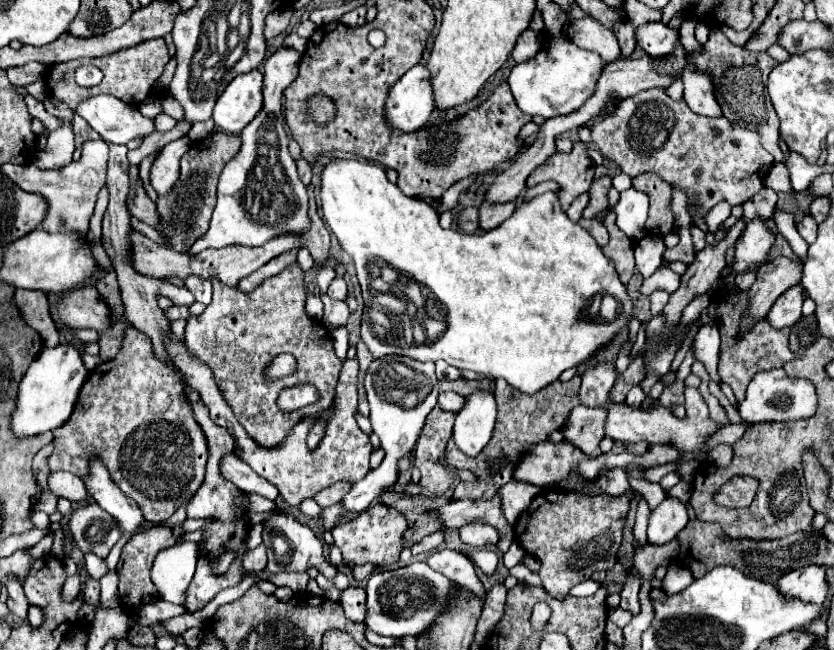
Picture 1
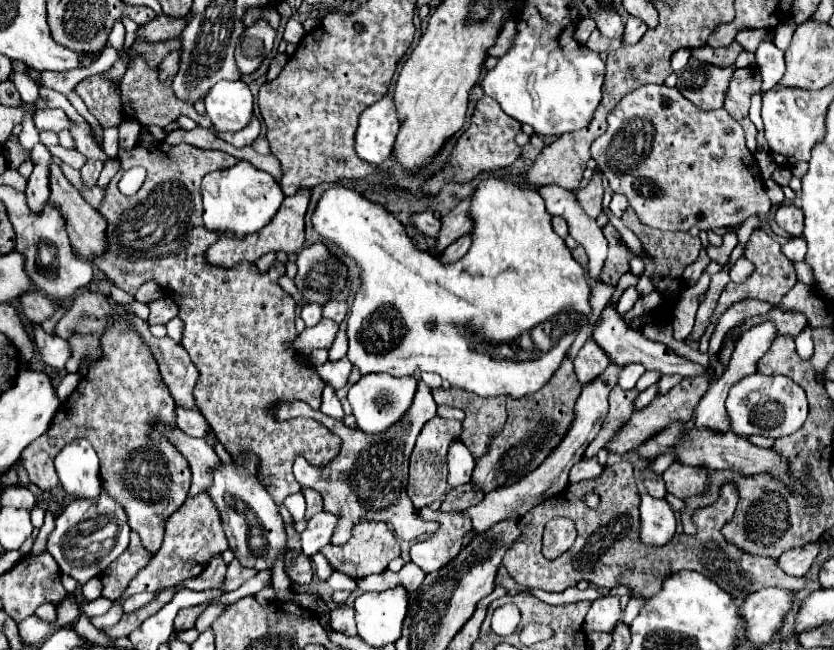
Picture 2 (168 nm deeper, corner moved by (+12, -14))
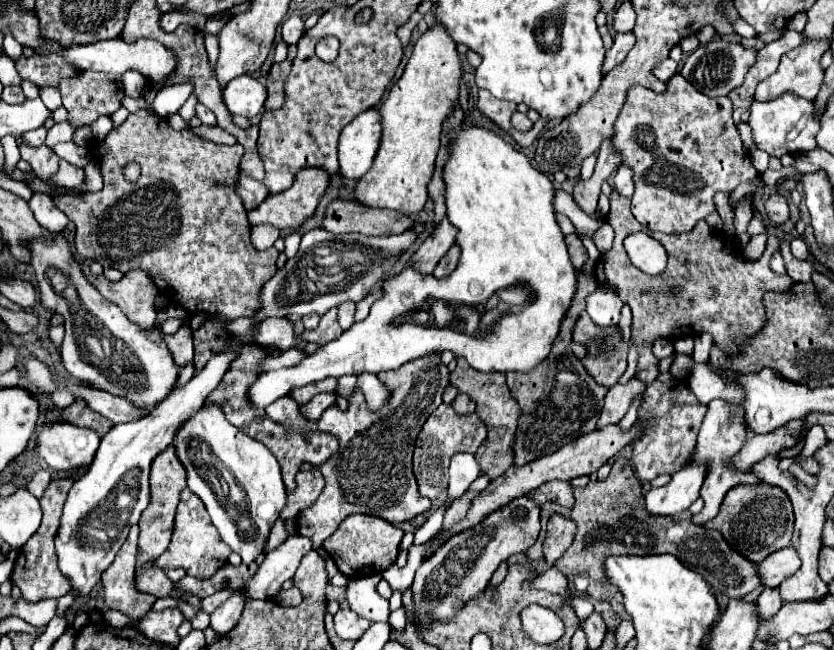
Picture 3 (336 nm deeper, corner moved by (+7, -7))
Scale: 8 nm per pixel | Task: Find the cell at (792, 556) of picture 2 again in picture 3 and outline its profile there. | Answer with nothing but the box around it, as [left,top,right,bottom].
[759,547,801,587]

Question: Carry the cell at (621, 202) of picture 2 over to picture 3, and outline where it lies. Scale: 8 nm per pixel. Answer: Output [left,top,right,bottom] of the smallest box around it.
[613,167,633,197]

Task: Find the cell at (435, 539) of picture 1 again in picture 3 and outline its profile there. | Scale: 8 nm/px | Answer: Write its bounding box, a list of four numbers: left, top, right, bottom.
[323,515,403,579]

